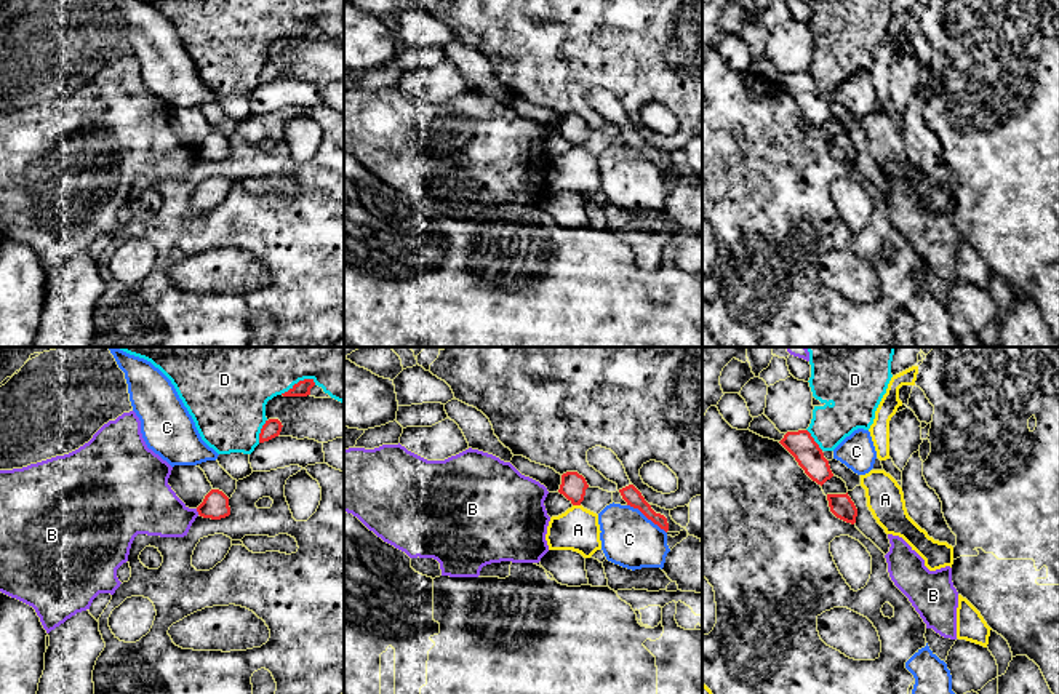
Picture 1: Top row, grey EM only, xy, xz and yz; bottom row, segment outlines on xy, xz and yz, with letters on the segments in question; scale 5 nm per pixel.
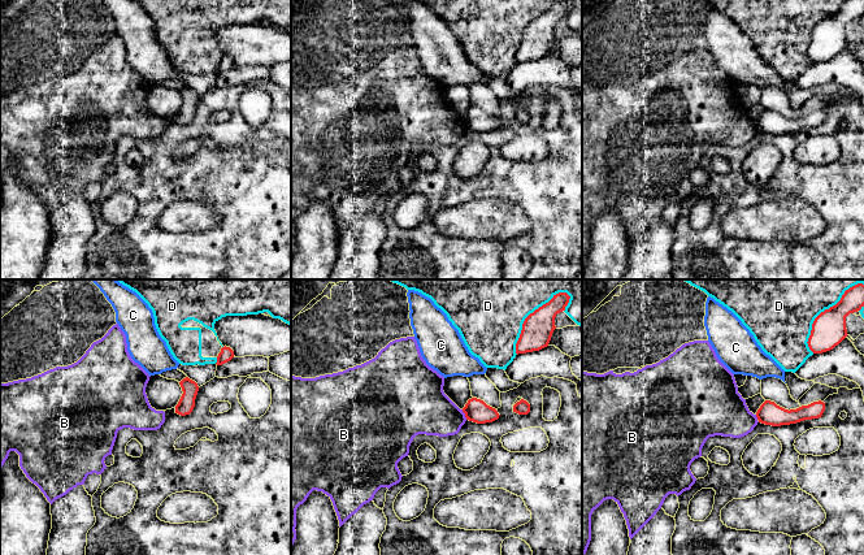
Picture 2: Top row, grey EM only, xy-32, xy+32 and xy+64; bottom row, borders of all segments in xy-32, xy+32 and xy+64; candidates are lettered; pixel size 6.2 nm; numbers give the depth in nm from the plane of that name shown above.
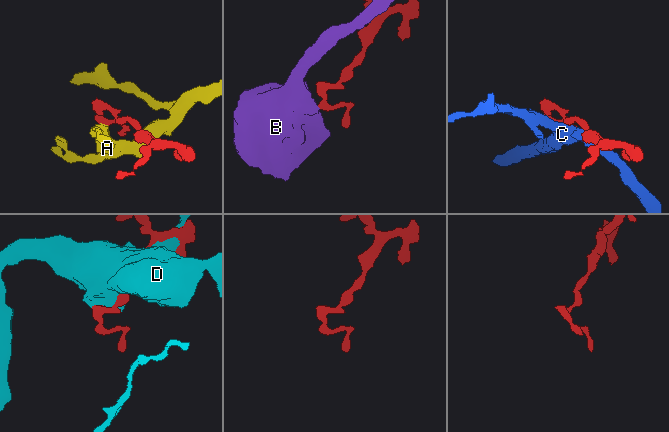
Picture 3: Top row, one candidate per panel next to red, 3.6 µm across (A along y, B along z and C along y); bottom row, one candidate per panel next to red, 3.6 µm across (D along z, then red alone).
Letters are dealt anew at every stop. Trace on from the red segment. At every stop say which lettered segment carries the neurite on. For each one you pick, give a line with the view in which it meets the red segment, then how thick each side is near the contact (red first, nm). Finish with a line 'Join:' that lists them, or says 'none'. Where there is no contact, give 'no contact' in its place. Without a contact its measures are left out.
Join: none

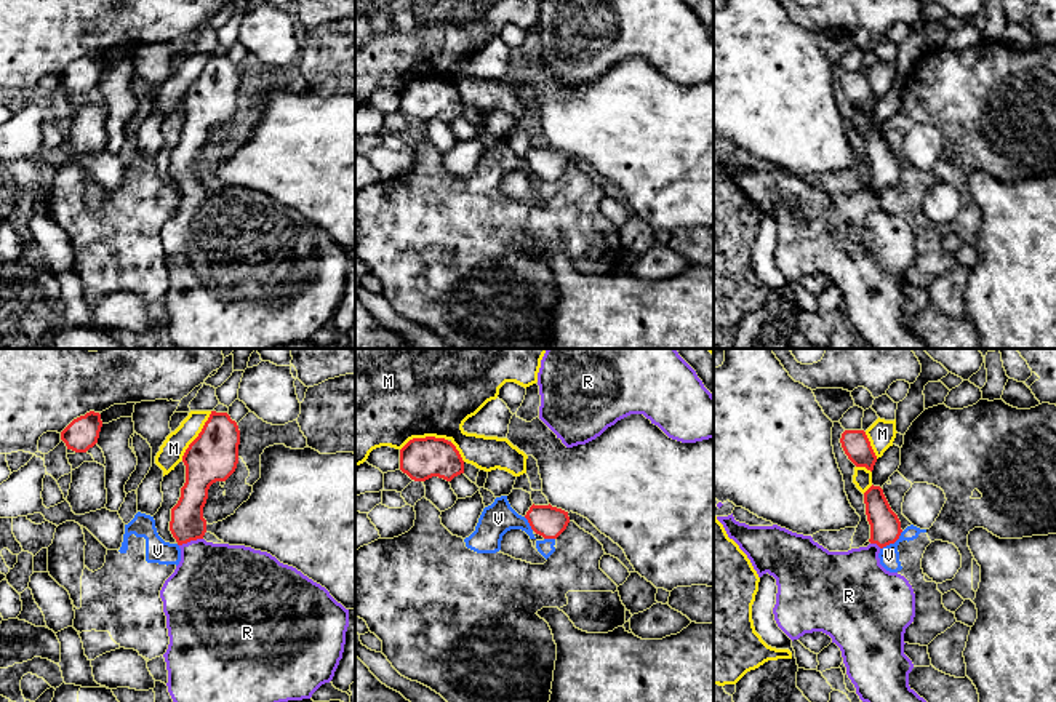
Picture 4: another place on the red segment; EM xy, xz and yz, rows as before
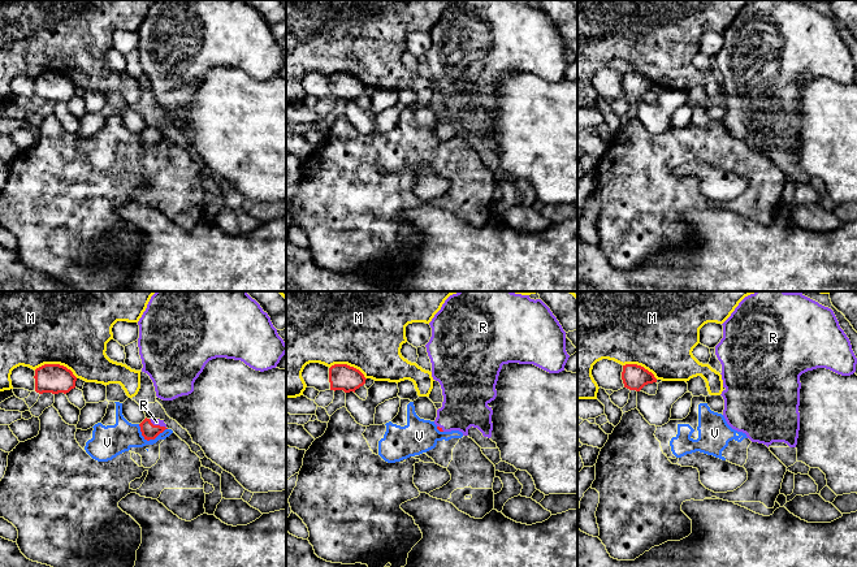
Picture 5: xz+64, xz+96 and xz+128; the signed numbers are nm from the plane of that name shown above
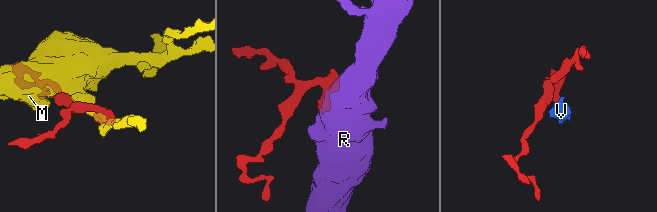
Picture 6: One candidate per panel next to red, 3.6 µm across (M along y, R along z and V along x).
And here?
R: meets red in xy; 170 nm thick on the red side, 400 nm on the other
Join: R

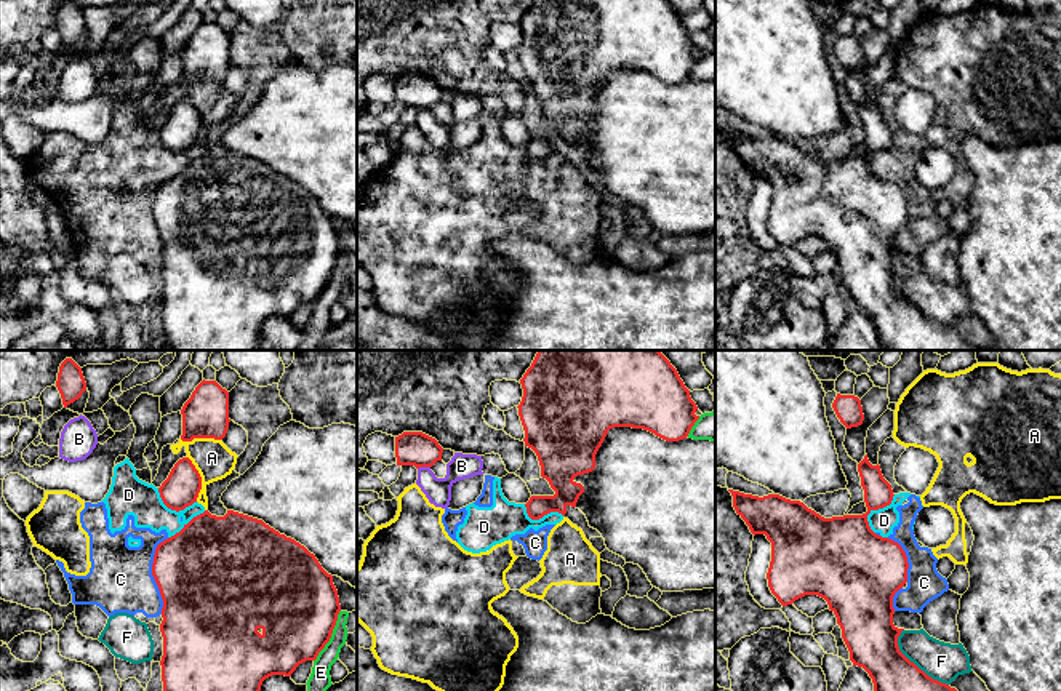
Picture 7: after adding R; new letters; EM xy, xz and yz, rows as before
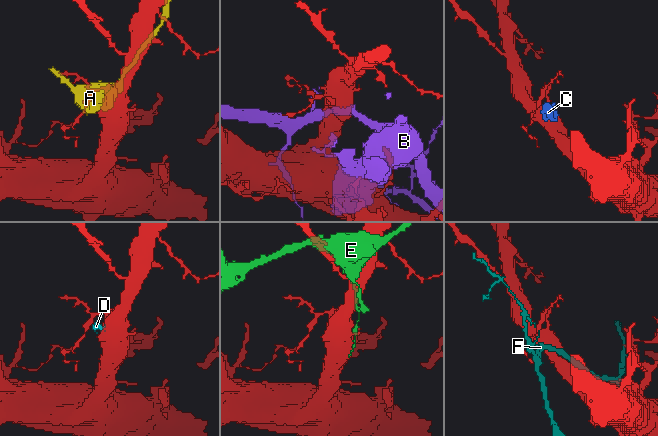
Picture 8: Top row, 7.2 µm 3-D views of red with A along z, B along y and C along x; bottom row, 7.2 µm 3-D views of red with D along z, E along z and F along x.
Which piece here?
Join: none

